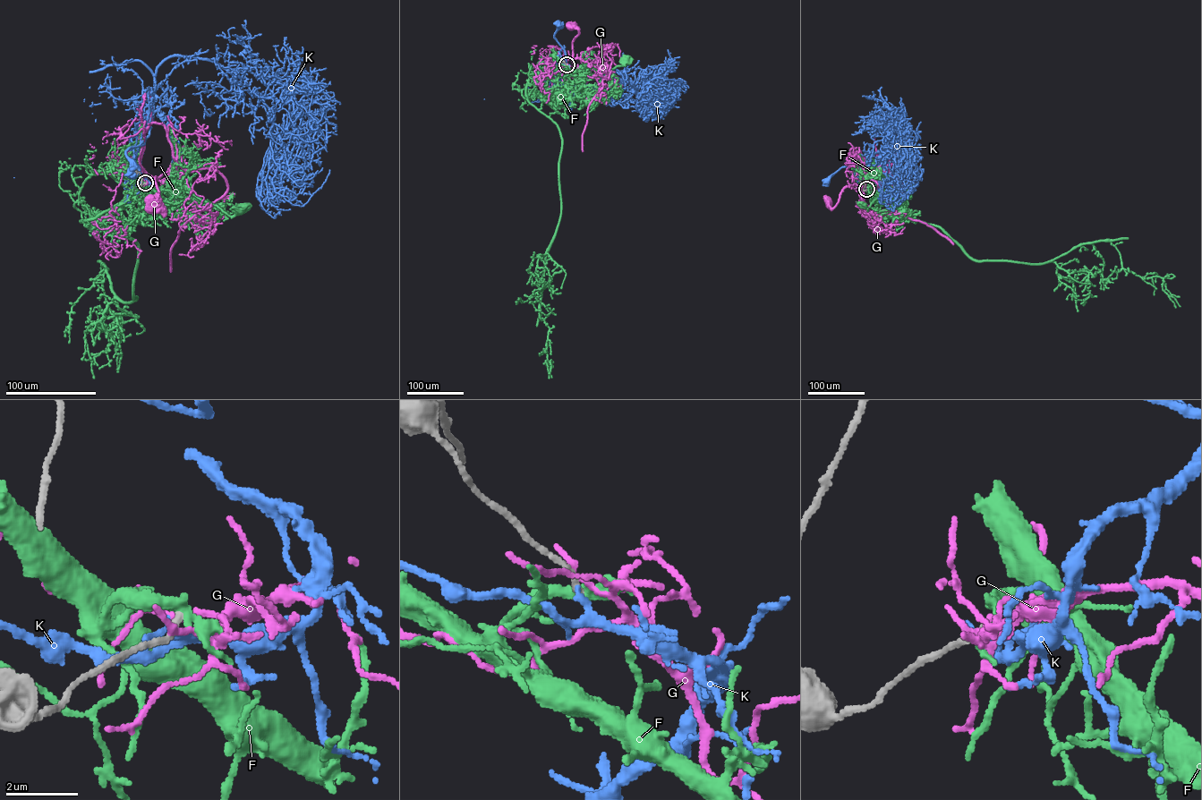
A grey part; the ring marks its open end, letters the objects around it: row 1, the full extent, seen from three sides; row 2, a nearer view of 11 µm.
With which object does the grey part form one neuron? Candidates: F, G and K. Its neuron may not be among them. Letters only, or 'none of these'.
none of these

